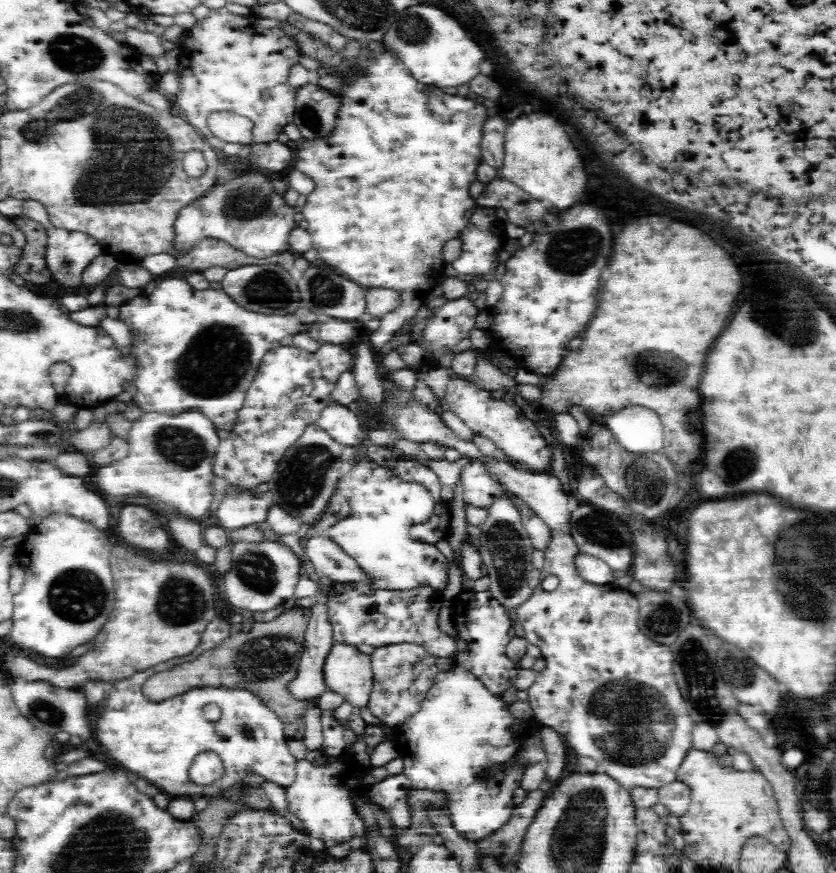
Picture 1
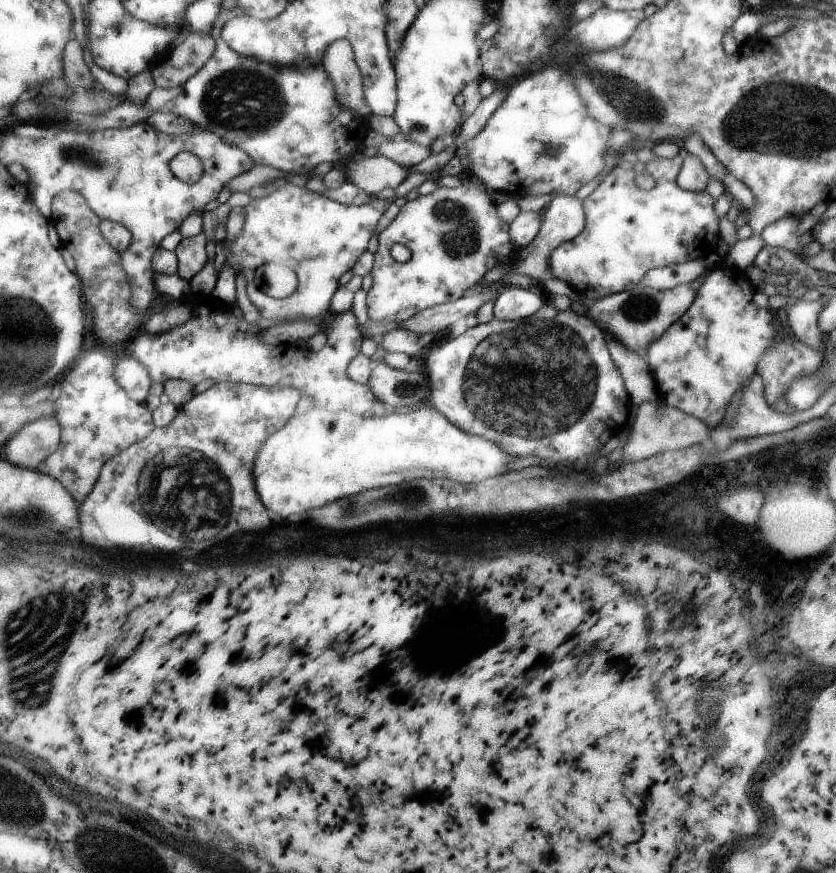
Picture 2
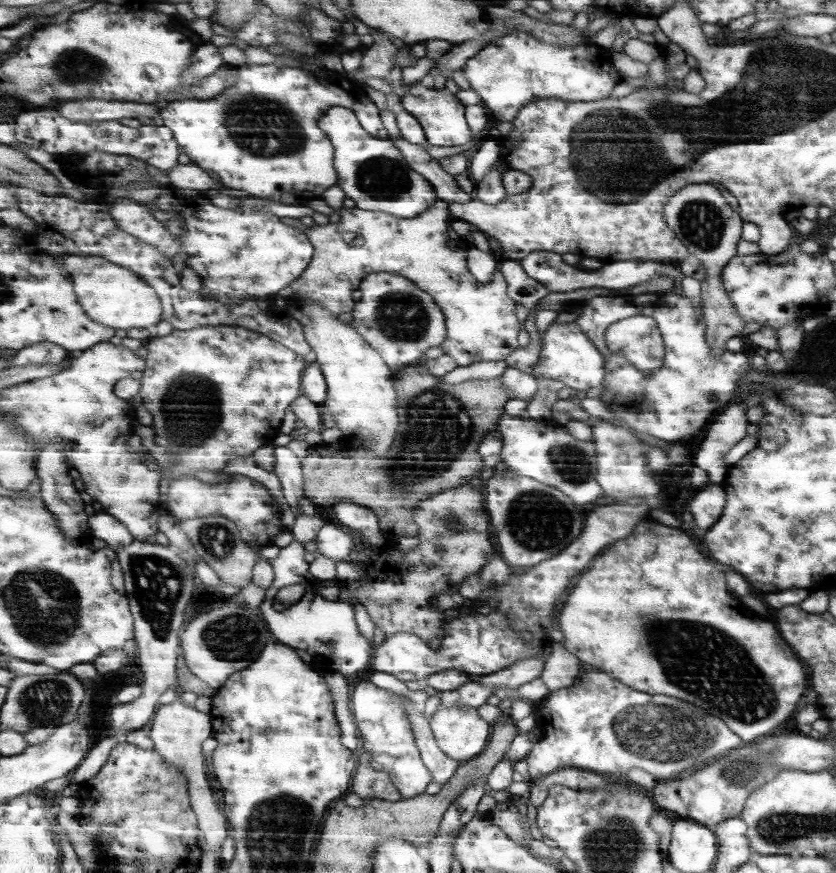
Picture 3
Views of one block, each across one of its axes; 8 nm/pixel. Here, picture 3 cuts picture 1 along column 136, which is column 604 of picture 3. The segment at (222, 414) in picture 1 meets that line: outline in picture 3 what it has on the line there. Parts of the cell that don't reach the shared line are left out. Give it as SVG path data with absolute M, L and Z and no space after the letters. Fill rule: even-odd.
M669 292L667 294L639 294L639 296L627 296L627 298L615 296L611 300L597 296L593 300L575 302L573 308L577 308L579 314L581 314L581 316L575 318L575 324L581 328L581 332L585 336L589 336L589 340L593 340L593 348L597 348L597 352L601 352L601 358L605 360L603 362L605 376L601 380L603 394L599 396L599 400L609 408L609 412L615 418L619 418L623 424L629 426L629 430L635 430L641 436L655 436L655 438L665 440L665 442L679 442L679 440L687 440L687 438L695 436L699 430L705 432L705 428L715 418L713 414L719 414L727 404L733 404L733 400L737 398L739 382L751 366L749 358L747 358L747 364L745 364L745 350L741 350L741 352L721 352L719 356L713 356L713 350L709 348L709 342L707 342L707 322L705 322L705 316L703 316L703 306L701 306L701 310L693 308L691 300L685 298L683 294L669 294ZM625 306L637 308L631 314L643 314L643 316L655 318L657 326L661 330L661 336L663 336L663 342L665 342L665 358L663 358L661 368L651 376L645 376L627 358L609 352L609 346L607 346L607 340L605 340L607 328L615 322L621 322L623 318L629 318L631 308L625 308ZM709 394L715 394L715 402L709 400Z

